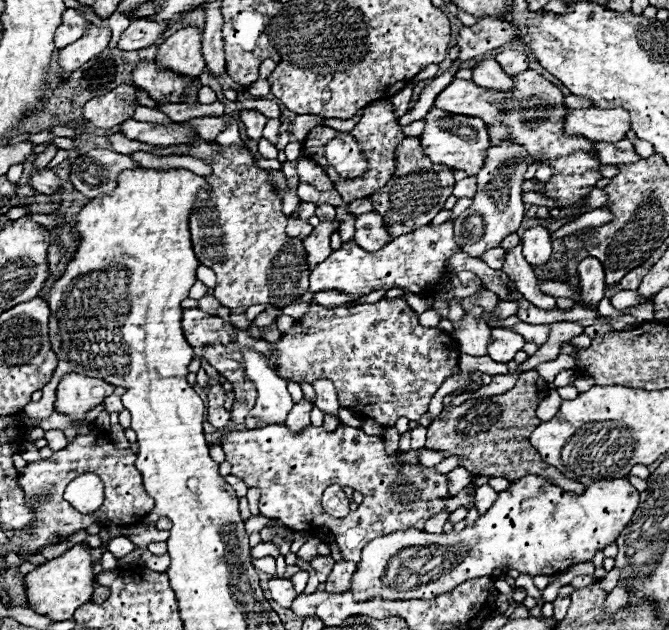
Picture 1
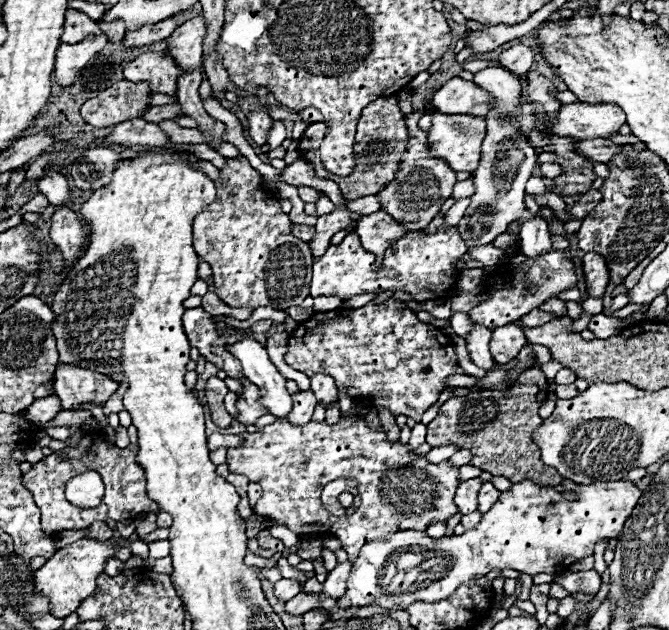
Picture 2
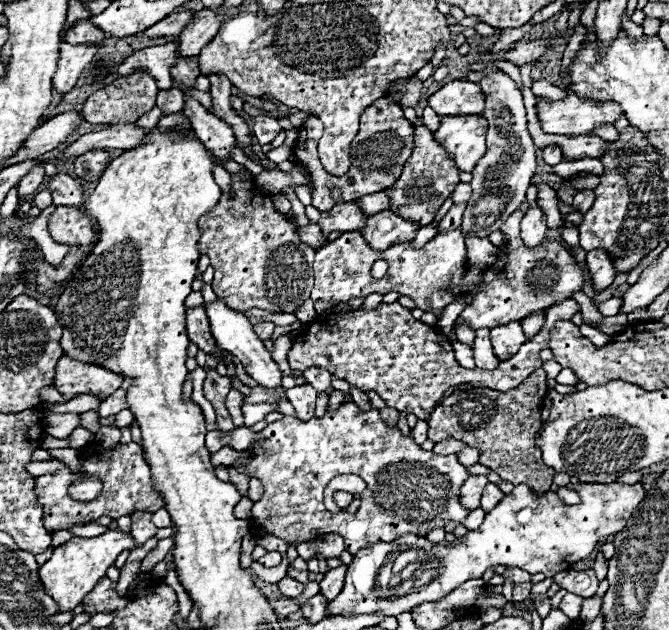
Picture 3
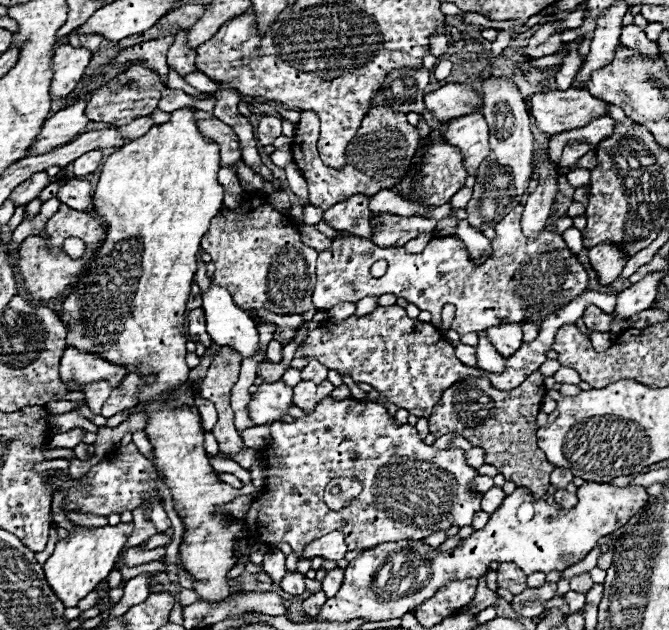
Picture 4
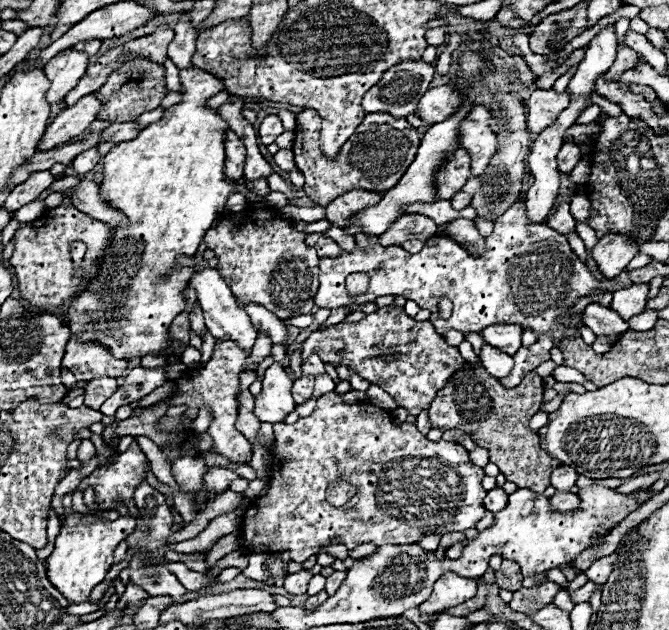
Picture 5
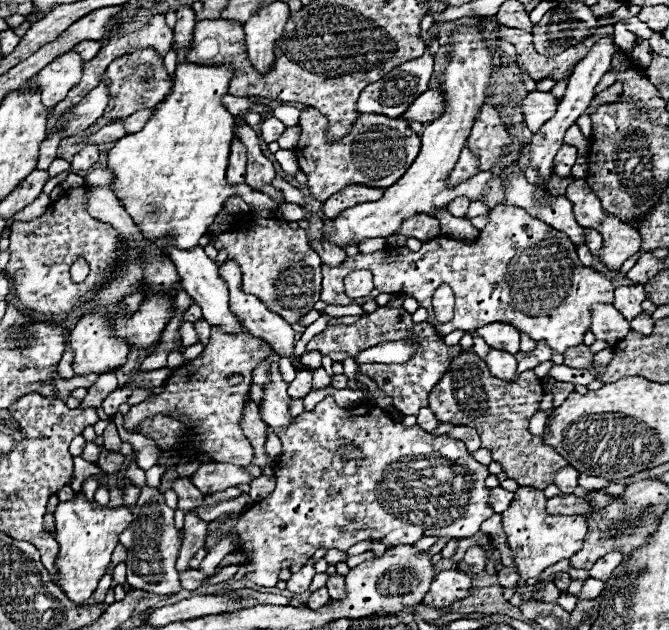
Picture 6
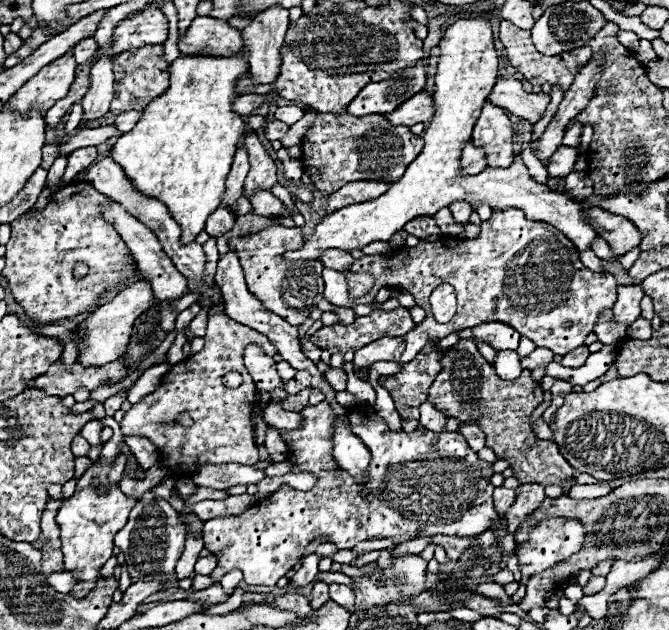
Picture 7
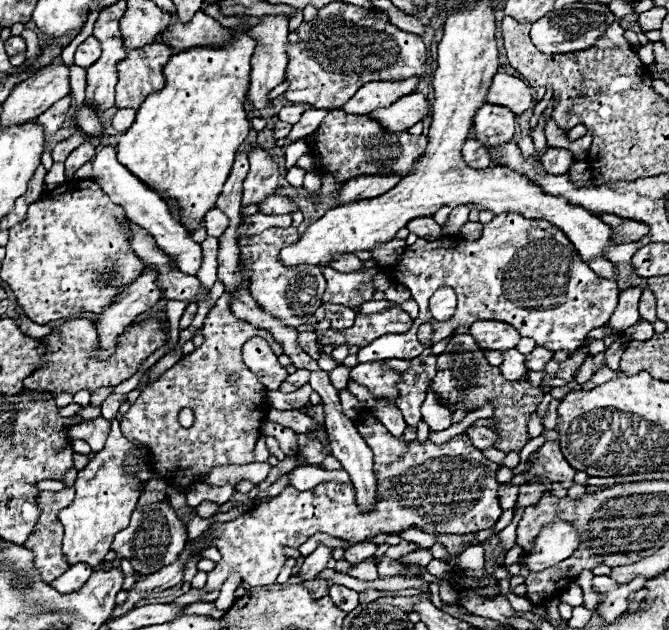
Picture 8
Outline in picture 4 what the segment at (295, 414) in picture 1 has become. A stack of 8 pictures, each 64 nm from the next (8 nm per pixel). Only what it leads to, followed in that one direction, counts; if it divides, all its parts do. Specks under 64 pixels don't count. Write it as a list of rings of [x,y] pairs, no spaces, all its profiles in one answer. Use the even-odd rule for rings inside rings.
[[[302,380],[302,382],[298,382],[298,384],[294,386],[294,396],[292,396],[294,406],[312,412],[312,408],[316,406],[314,394],[316,394],[316,384],[314,384],[312,380]]]

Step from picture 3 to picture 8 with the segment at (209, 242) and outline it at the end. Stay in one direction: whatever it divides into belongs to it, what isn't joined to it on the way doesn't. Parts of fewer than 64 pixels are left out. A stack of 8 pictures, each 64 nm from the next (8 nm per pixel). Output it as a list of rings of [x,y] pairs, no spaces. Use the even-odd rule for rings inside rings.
[[[290,226],[290,228],[268,228],[258,236],[238,240],[240,250],[242,250],[240,256],[248,258],[250,254],[250,272],[248,272],[250,274],[250,296],[268,314],[276,316],[282,324],[288,324],[288,328],[298,328],[314,316],[316,308],[322,304],[318,294],[324,294],[324,288],[326,288],[326,280],[320,268],[312,268],[308,264],[296,266],[296,268],[284,268],[284,264],[280,264],[278,260],[280,248],[296,242],[298,238],[300,238],[298,230]]]

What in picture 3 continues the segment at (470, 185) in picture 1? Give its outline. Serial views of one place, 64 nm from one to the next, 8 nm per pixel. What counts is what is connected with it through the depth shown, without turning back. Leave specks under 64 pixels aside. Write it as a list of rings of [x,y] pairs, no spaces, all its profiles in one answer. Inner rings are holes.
[[[460,182],[460,184],[456,186],[454,194],[452,194],[452,200],[454,200],[454,204],[462,204],[462,202],[470,200],[470,196],[472,196],[472,188],[470,188],[470,184]]]

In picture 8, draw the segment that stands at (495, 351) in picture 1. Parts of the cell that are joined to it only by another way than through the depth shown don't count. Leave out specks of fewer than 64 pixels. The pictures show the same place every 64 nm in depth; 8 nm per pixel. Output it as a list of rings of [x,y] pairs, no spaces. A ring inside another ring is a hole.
[[[480,320],[470,326],[470,334],[474,336],[480,350],[500,350],[506,352],[510,348],[516,348],[520,334],[504,322],[496,320]]]

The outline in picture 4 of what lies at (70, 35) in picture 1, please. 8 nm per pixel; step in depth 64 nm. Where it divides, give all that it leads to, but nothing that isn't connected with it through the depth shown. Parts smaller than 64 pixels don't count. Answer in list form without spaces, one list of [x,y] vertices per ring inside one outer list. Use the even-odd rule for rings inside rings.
[[[72,34],[70,36],[70,46],[76,46],[76,48],[90,48],[90,52],[96,52],[98,46],[102,42],[102,36],[78,36],[78,34]]]

